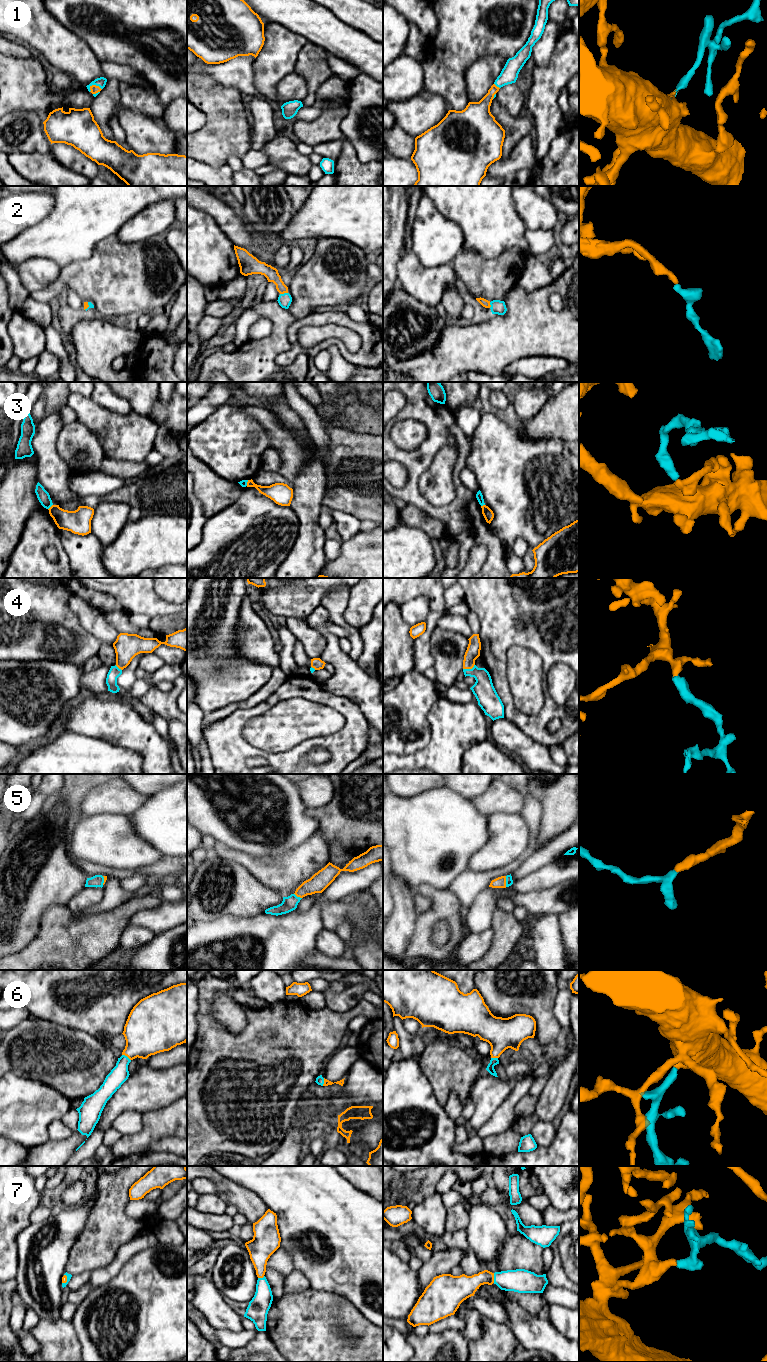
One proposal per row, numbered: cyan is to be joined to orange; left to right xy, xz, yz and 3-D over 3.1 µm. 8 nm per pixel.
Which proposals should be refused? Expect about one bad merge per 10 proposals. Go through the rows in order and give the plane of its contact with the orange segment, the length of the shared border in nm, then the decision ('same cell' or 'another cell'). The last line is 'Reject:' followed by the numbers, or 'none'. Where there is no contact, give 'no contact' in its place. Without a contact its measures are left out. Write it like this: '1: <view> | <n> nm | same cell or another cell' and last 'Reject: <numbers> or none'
1: xy | 110 nm | same cell
2: xz | 70 nm | same cell
3: xy | 60 nm | another cell
4: yz | 100 nm | same cell
5: yz | 90 nm | same cell
6: xy | 90 nm | same cell
7: yz | 80 nm | same cell
Reject: 3

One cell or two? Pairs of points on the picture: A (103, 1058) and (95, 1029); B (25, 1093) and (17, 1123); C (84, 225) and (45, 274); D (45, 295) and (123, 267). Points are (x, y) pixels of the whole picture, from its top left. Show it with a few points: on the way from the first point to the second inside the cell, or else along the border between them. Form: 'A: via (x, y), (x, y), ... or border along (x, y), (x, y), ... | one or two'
A: border along (75, 1028), (92, 1034), (103, 1042) | two
B: via (25, 1100), (21, 1116) | one
C: border along (31, 257), (49, 258), (60, 267) | two
D: via (64, 282), (70, 277), (104, 277) | one

